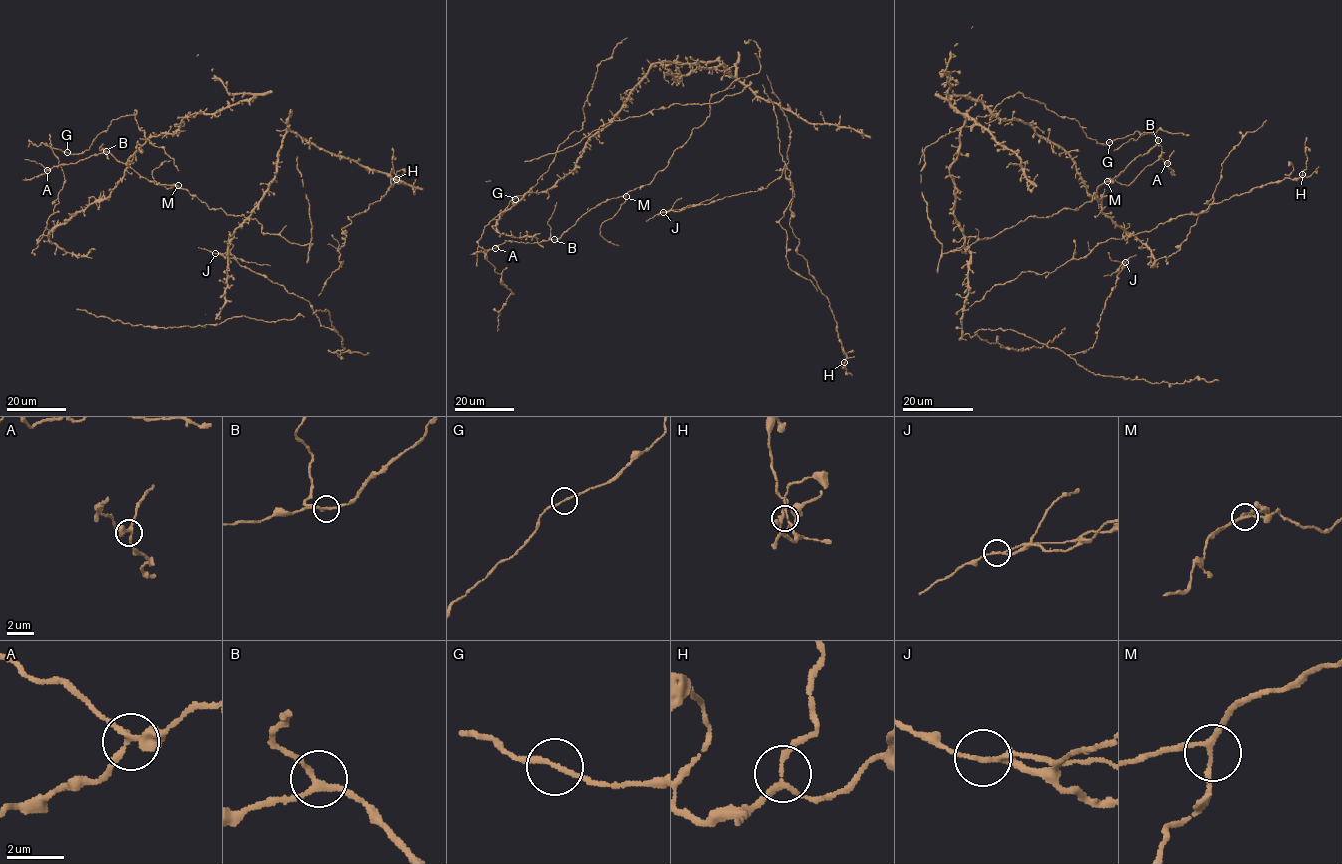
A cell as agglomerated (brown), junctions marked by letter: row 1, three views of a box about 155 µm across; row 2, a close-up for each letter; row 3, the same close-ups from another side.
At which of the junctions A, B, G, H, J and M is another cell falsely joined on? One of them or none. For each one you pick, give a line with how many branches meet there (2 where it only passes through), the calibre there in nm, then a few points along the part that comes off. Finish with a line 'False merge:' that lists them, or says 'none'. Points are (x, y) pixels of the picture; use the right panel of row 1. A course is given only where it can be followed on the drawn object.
J: Branches: 3. Thickness 140 nm. Course of the part to remove: (1125, 261), (1116, 272), (1103, 276)
False merge: J

